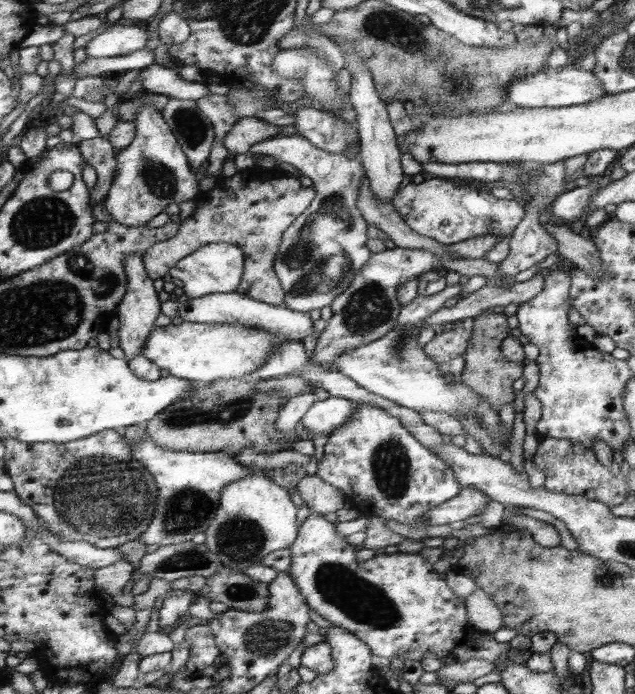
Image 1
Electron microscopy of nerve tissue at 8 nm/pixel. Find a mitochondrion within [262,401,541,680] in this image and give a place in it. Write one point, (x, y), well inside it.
(366, 603)

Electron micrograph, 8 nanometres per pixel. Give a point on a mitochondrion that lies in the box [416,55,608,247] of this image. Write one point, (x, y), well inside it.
(452, 77)

